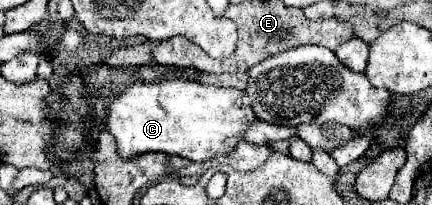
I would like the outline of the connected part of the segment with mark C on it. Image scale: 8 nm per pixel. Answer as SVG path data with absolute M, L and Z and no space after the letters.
M161 80L161 82L135 82L127 86L119 96L113 98L107 112L105 128L111 132L117 144L117 154L123 160L133 160L149 152L163 152L169 156L181 156L191 162L205 162L213 156L229 154L239 140L243 140L243 130L257 116L251 108L235 106L235 100L241 98L239 90L219 88L219 86L203 86L193 80Z

